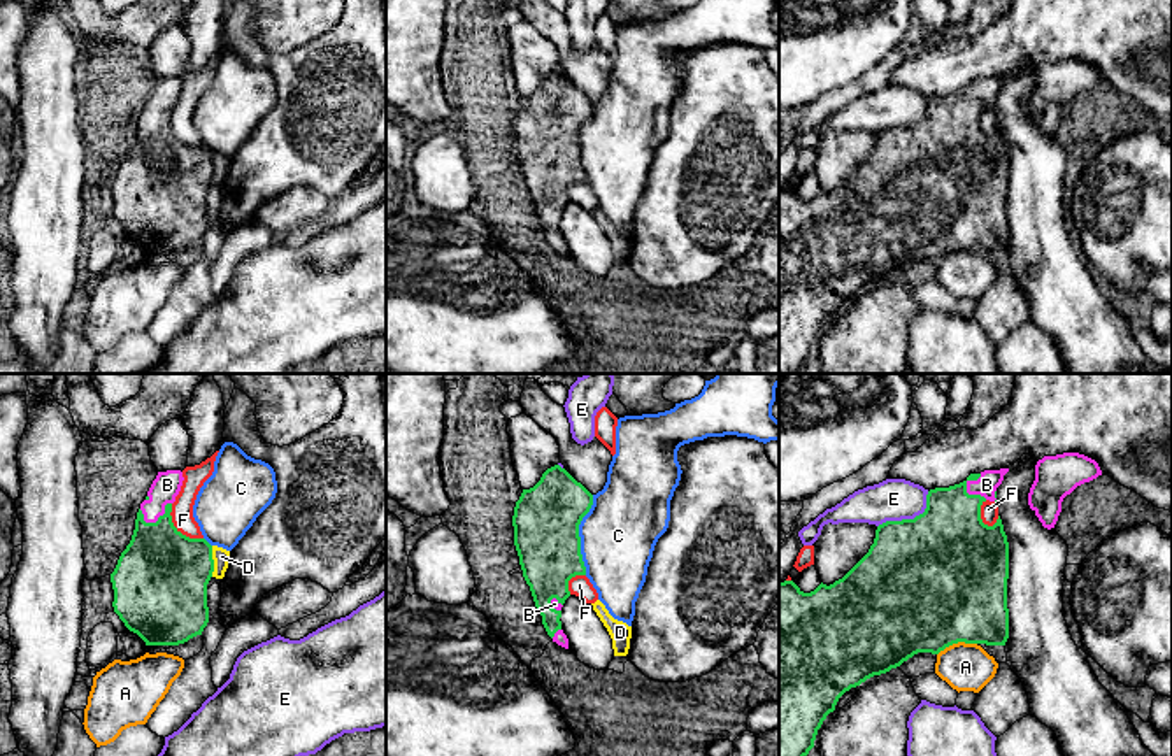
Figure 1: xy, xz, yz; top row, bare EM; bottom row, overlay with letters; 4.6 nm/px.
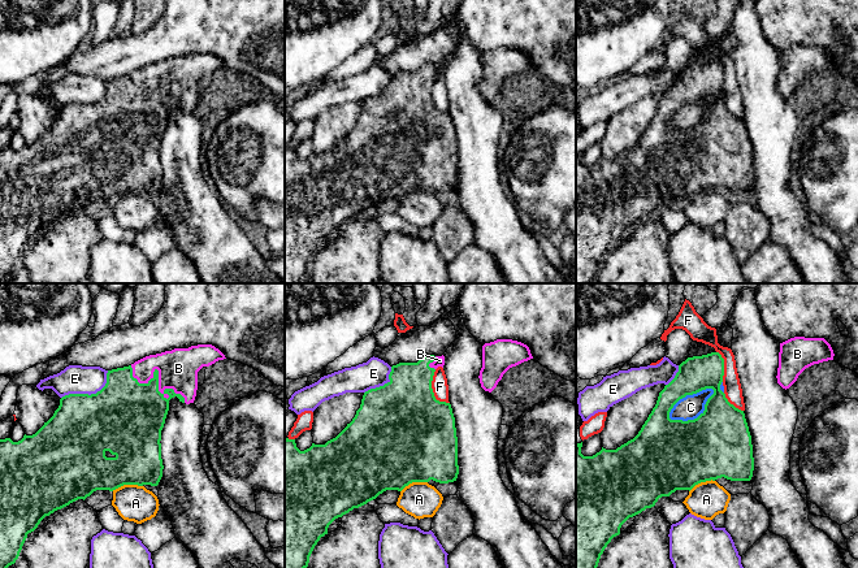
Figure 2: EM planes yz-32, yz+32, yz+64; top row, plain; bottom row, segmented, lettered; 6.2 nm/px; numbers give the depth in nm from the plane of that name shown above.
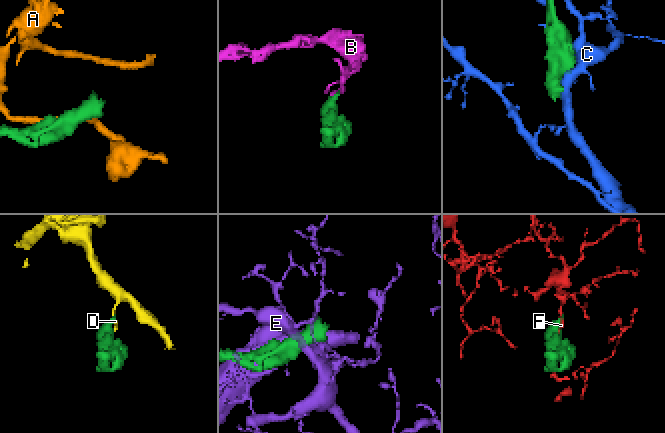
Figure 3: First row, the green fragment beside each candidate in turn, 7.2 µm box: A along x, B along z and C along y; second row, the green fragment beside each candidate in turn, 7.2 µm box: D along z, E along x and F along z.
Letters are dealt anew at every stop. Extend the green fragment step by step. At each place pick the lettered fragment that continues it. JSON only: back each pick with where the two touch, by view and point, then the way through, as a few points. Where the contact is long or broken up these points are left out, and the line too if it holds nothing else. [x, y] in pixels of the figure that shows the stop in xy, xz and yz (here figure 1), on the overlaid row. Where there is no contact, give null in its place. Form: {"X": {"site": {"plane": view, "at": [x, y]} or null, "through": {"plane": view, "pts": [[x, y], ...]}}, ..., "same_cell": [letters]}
{"B": {"site": {"plane": "xy", "at": [158, 518]}, "through": {"plane": "xy", "pts": [[162, 572], [158, 518], [158, 500], [167, 484]]}}, "same_cell": ["B"]}

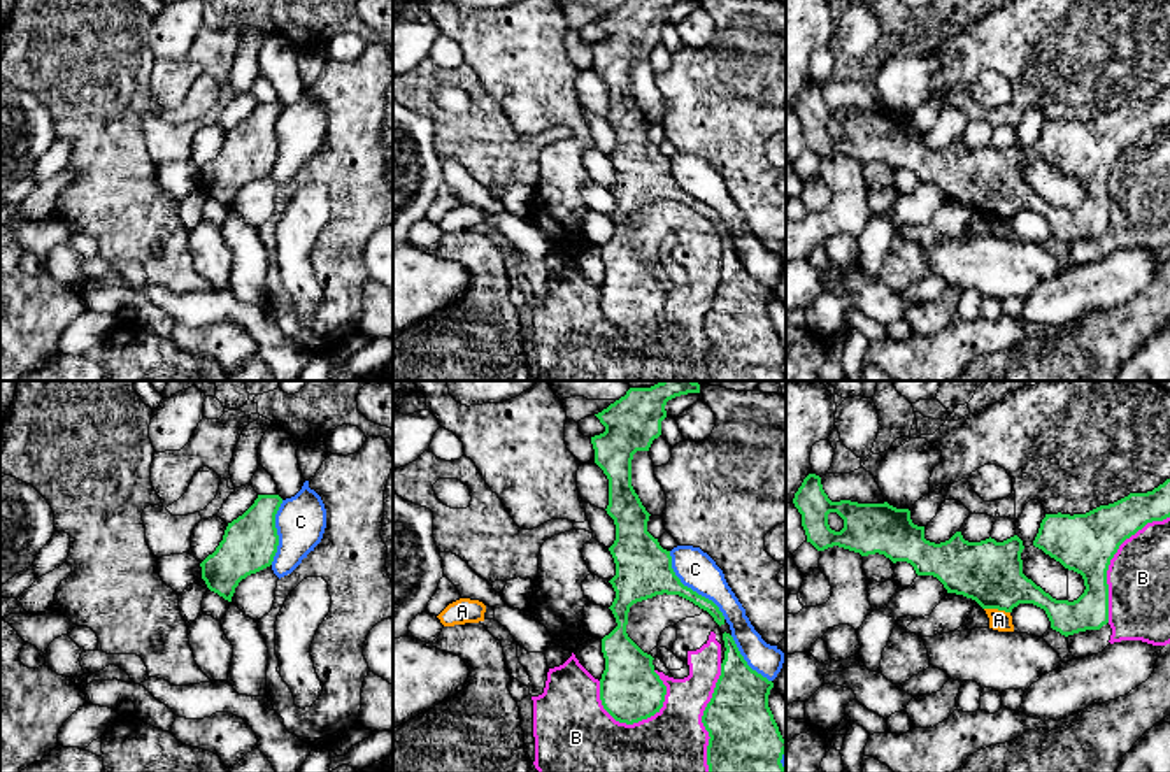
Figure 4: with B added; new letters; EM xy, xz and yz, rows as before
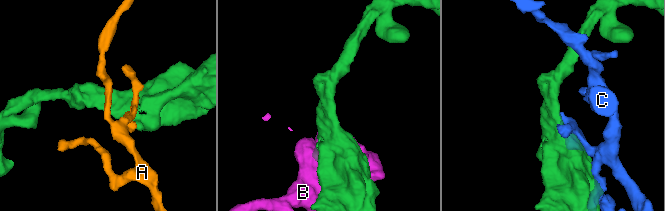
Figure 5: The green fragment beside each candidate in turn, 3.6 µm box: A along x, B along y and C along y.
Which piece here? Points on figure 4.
{"same_cell": []}

